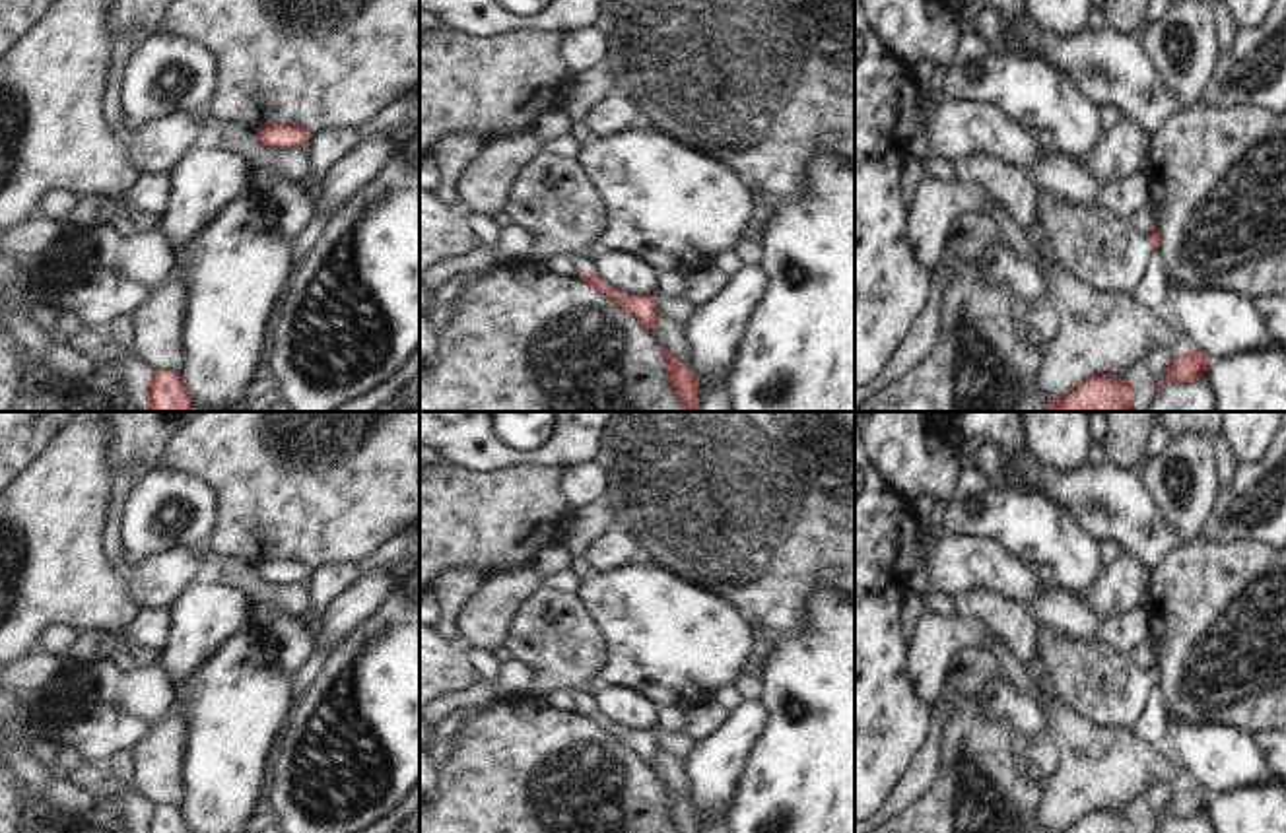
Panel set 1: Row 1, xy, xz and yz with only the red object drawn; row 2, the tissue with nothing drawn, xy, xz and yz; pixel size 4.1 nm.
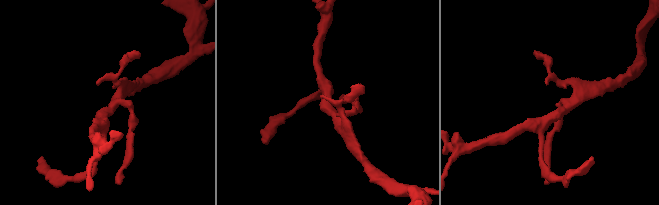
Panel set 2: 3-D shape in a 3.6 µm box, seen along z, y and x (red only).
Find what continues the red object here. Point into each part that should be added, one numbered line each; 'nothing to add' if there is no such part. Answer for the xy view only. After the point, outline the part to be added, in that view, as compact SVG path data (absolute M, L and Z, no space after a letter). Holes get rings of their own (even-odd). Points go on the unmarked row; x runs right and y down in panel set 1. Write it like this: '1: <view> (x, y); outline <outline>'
nothing to add

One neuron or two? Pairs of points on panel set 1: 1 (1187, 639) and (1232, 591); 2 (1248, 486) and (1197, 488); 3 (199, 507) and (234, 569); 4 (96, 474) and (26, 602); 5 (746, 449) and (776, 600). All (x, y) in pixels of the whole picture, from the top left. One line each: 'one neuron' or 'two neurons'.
1: one neuron
2: two neurons
3: two neurons
4: one neuron
5: one neuron

